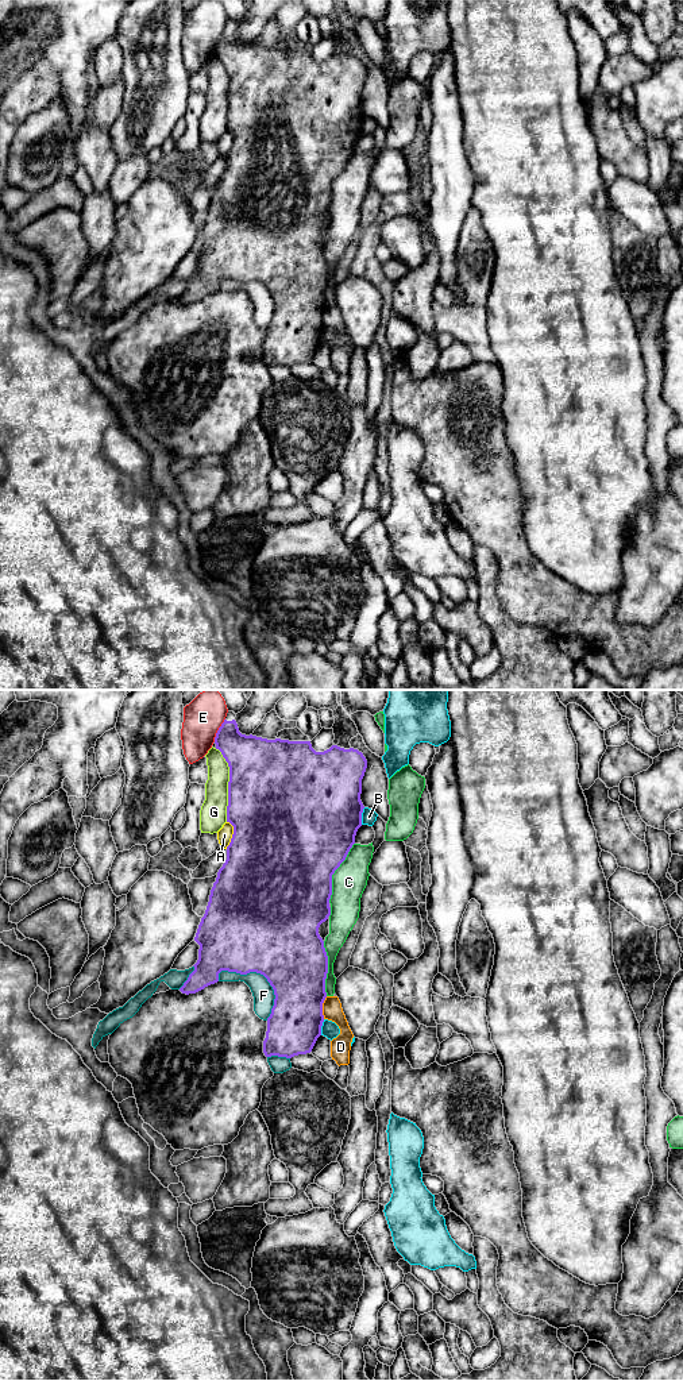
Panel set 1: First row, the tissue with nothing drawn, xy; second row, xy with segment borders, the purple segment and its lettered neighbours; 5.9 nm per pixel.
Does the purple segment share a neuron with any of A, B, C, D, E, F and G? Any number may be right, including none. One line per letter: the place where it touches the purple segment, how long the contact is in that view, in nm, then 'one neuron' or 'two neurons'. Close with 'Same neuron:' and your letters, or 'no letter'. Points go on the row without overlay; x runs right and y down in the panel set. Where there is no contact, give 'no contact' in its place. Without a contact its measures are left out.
A: xy (232, 143) | 170 nm | two neurons
B: xy (361, 124) | 110 nm | two neurons
C: xy (334, 181) | 400 nm | two neurons
D: xy (321, 316) | 140 nm | two neurons
E: xy (217, 39) | 160 nm | two neurons
F: xy (265, 285) | 400 nm | two neurons
G: xy (228, 93) | 440 nm | two neurons
Same neuron: no letter

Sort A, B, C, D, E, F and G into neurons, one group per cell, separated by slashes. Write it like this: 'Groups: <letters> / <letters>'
Groups: A / B / C / D / E / F / G

